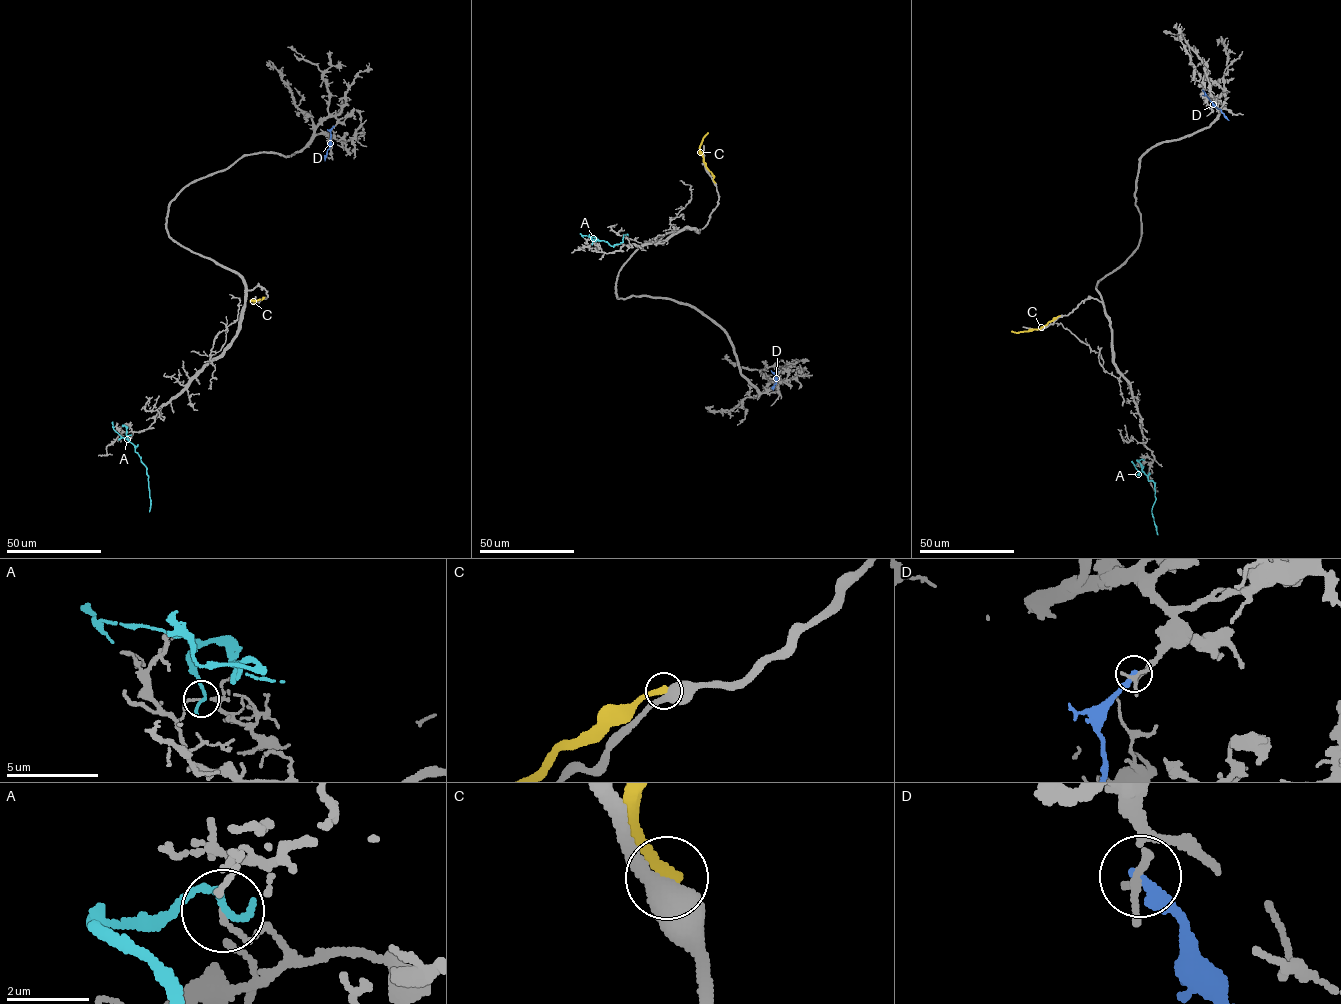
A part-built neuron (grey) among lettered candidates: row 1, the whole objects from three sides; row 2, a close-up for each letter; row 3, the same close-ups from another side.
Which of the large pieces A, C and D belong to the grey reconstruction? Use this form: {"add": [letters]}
{"add": []}

